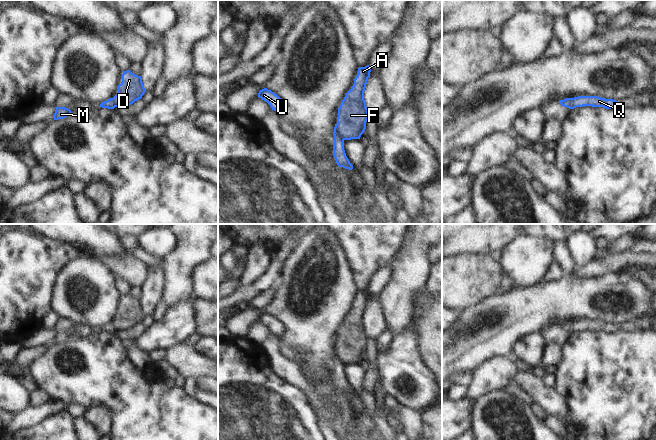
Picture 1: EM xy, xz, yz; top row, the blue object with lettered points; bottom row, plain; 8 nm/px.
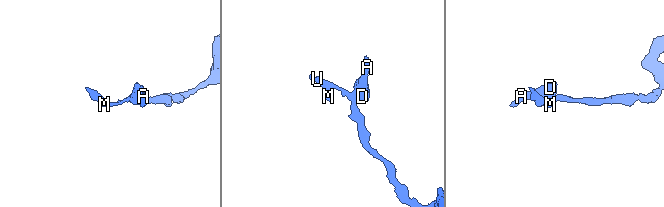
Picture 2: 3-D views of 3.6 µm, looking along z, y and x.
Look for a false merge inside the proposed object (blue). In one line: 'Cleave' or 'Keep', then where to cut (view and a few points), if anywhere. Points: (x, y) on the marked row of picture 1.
Cleave. Split along xz (336, 124), (337, 131), (344, 139).

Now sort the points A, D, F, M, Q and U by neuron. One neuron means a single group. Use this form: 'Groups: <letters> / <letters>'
Groups: A D F / M Q U.

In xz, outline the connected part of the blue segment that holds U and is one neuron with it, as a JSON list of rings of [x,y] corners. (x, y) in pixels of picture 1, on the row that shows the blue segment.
[[[264,88],[259,91],[258,97],[267,102],[272,110],[282,115],[284,102],[277,94],[275,94],[271,90],[268,90],[267,88]]]

